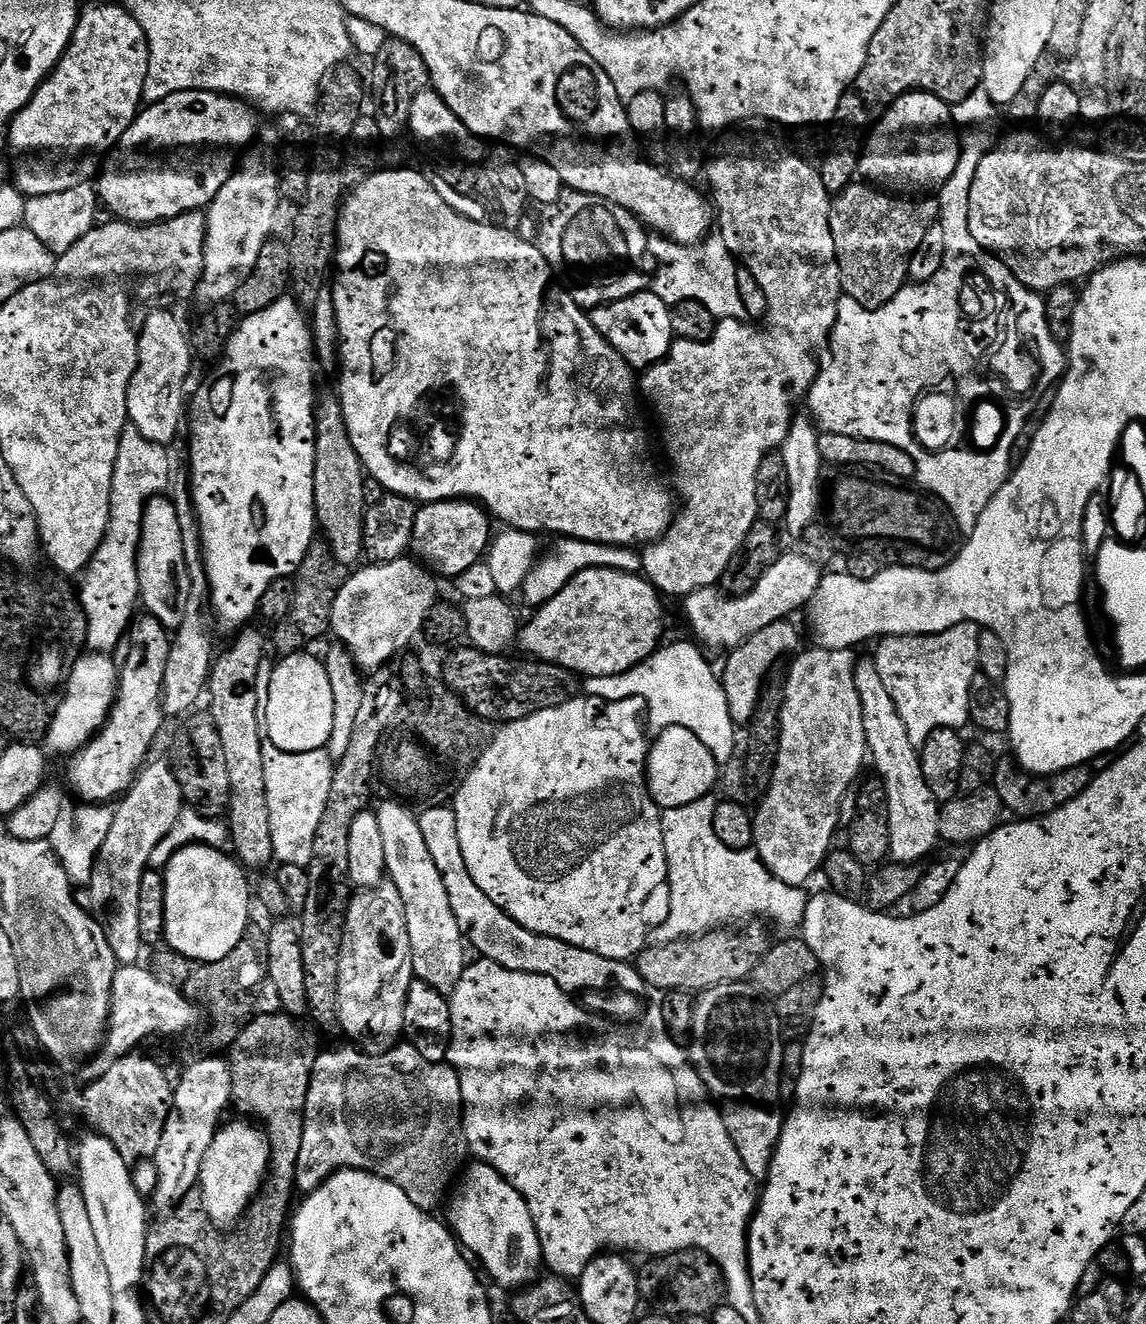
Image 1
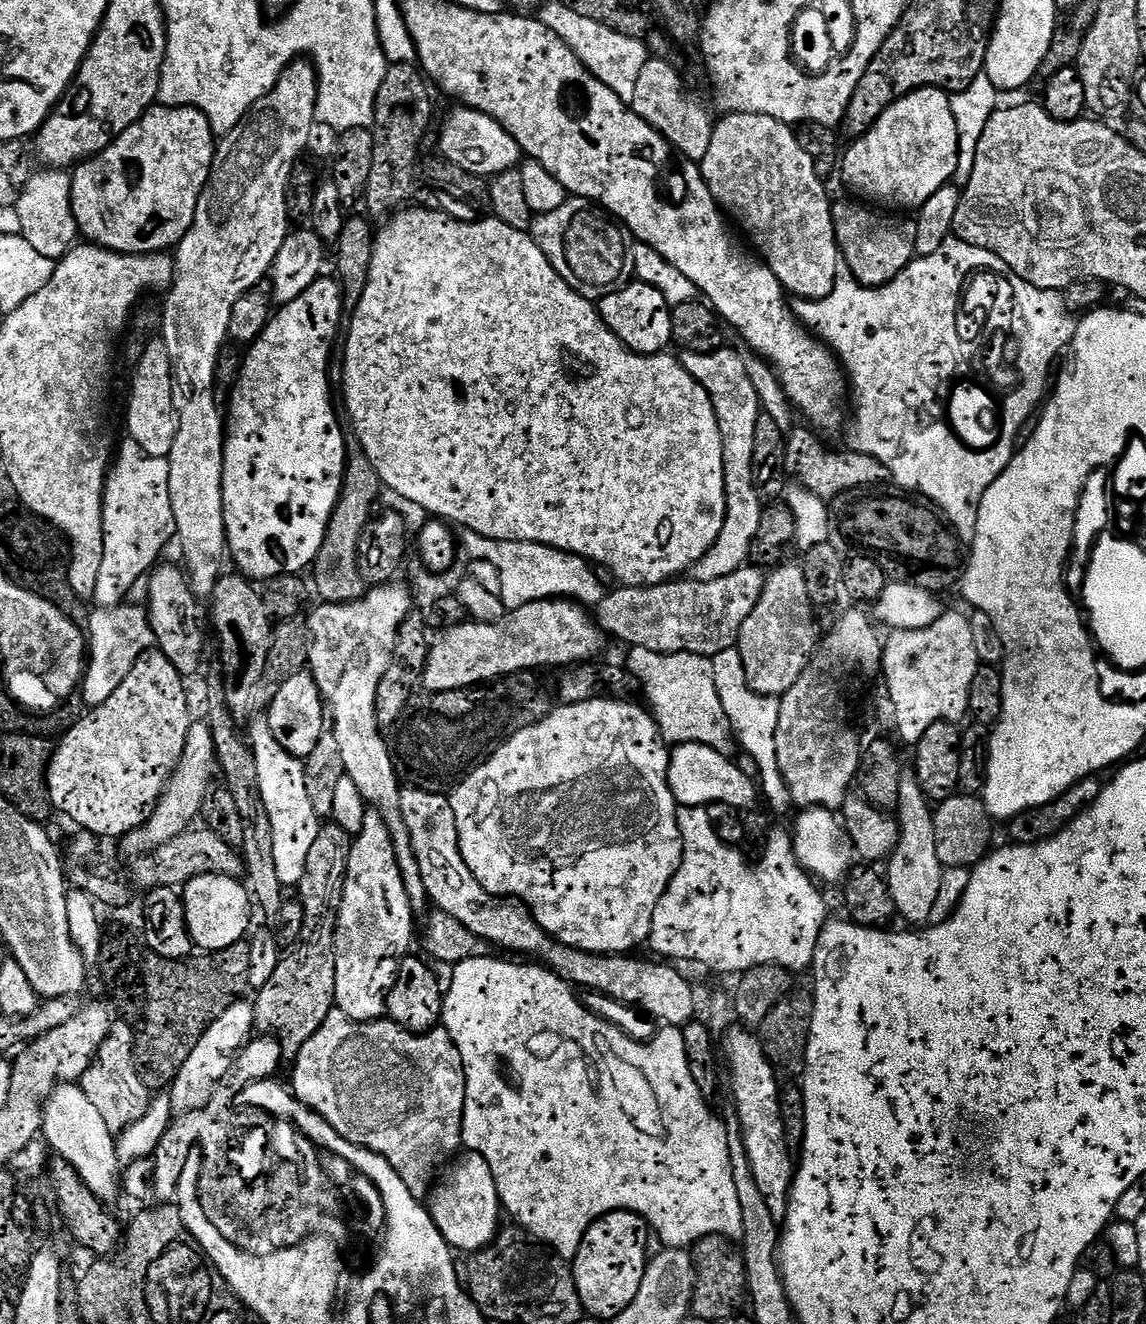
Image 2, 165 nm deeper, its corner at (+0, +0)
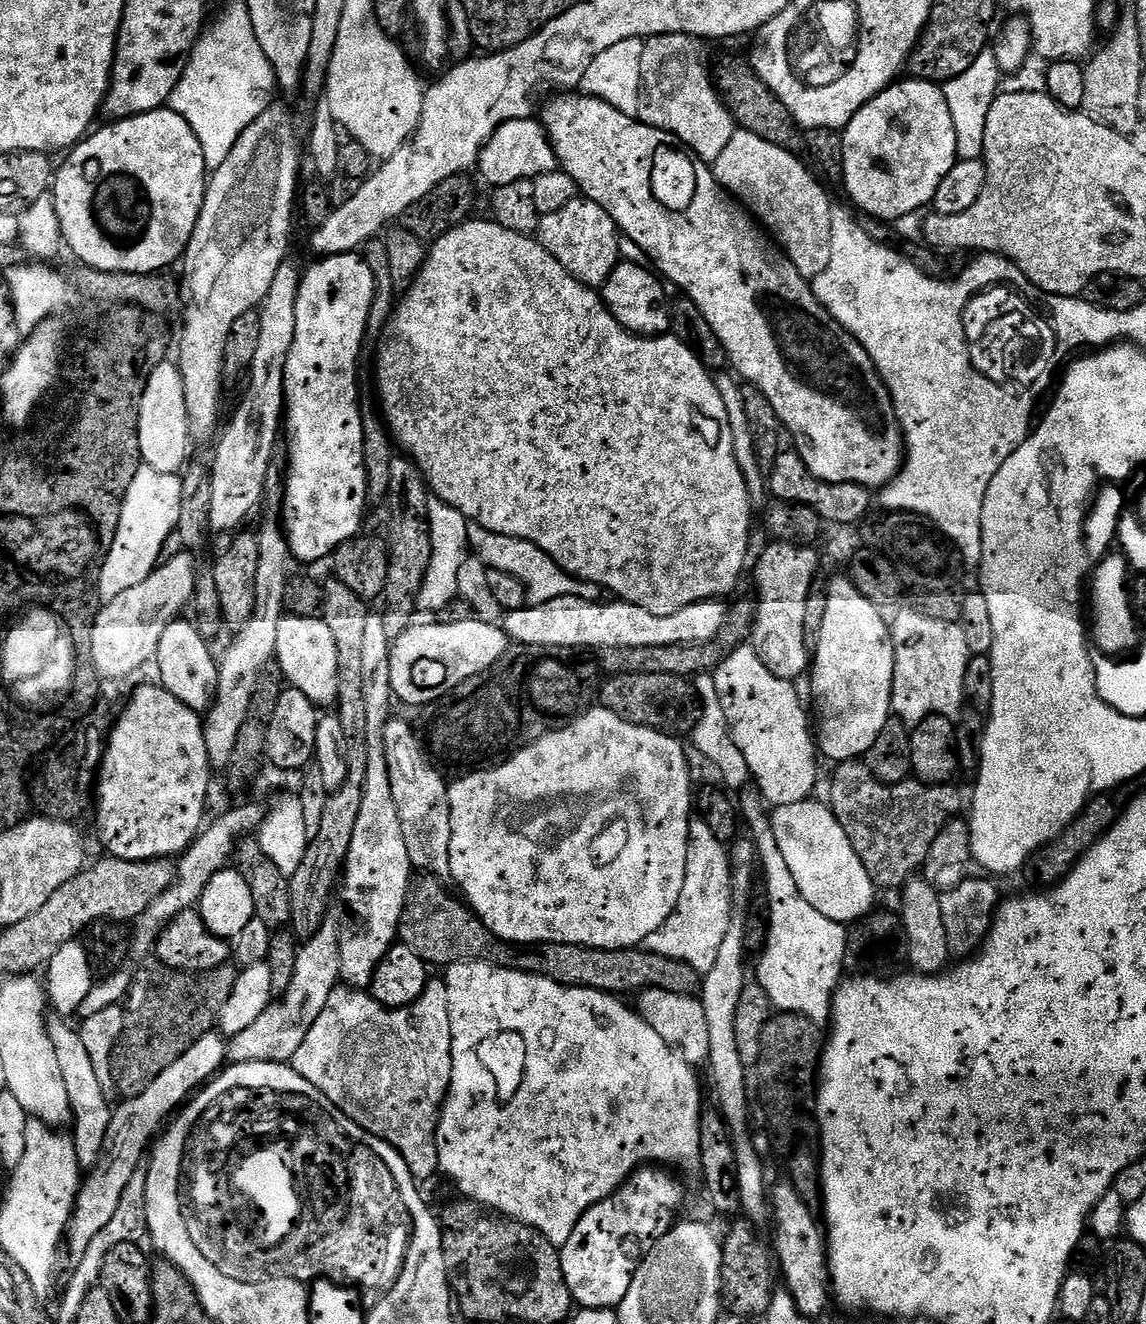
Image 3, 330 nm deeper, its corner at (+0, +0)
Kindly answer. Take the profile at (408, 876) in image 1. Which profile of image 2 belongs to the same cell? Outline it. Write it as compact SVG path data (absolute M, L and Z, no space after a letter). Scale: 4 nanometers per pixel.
M396 583L369 587L360 600L349 604L321 603L320 608L314 609L312 617L306 620L310 633L308 663L325 705L333 712L333 732L338 738L338 750L342 752L345 776L354 778L358 790L362 790L362 798L382 814L392 835L413 913L420 914L429 907L430 888L424 885L425 869L420 857L414 854L410 830L402 816L402 780L392 759L389 741L380 737L382 729L375 710L379 680L392 664L399 628L414 610L411 590Z

